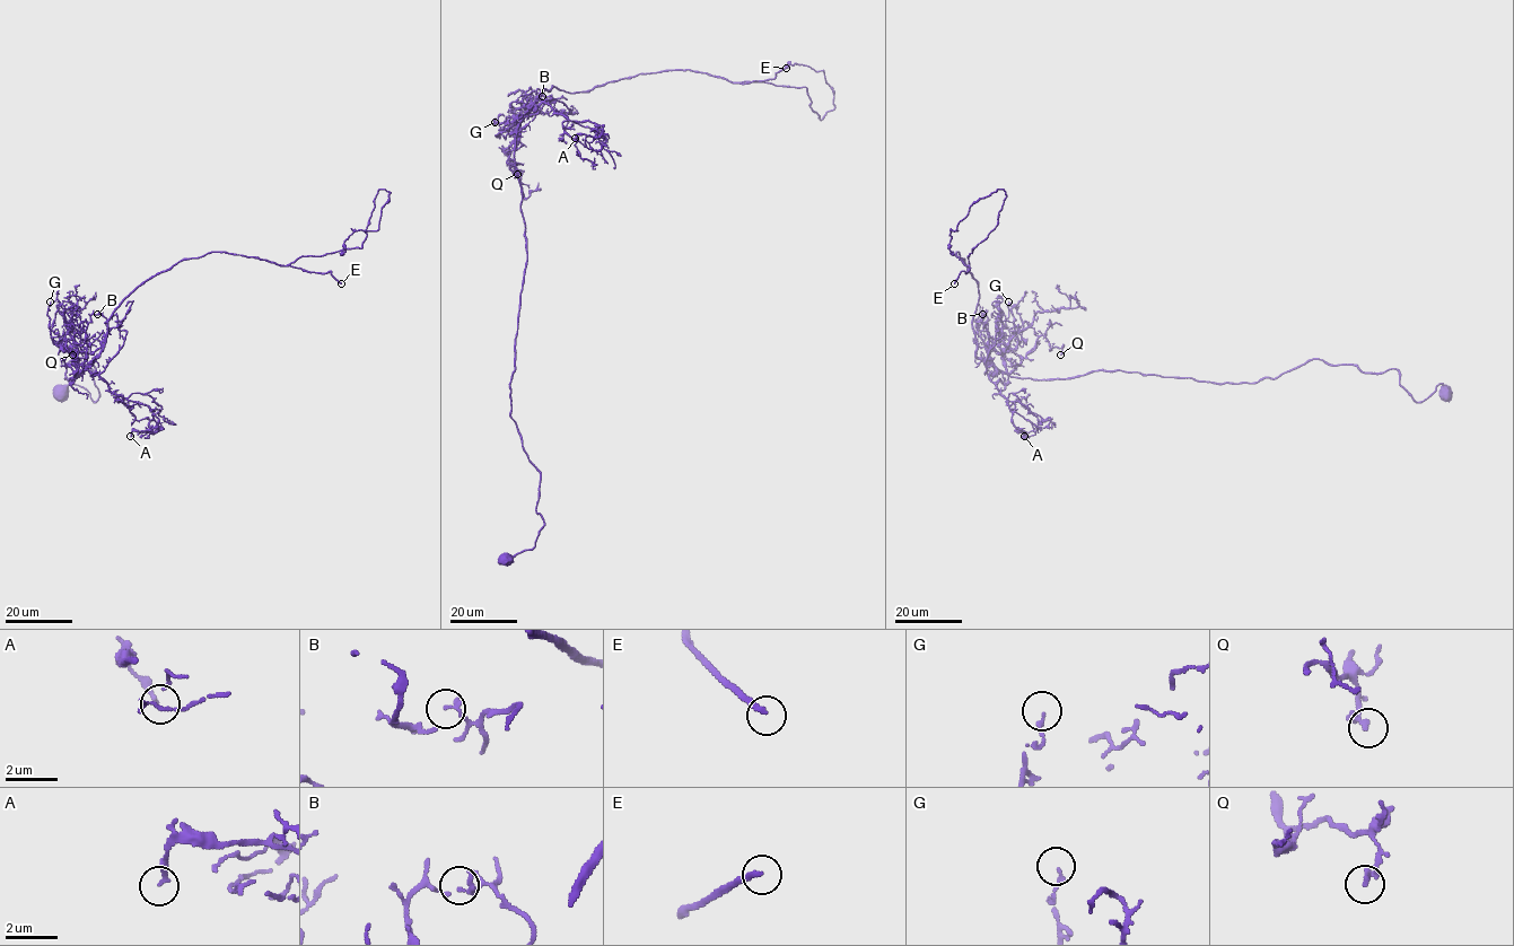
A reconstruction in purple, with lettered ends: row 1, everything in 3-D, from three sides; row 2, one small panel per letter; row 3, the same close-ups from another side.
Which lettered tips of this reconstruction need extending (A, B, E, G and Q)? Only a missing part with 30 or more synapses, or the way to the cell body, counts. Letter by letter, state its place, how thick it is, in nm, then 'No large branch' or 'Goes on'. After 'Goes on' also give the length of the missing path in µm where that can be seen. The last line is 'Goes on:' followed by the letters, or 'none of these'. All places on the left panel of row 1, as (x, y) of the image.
A: Place: (130, 436). Thickness 200 nm. No large branch
B: Place: (97, 314). Thickness 130 nm. No large branch
E: Place: (341, 283). Thickness 200 nm. Goes on. Missing length about 40 µm
G: Place: (50, 301). Thickness 130 nm. No large branch
Q: Place: (72, 355). Thickness 200 nm. No large branch
Goes on: E

